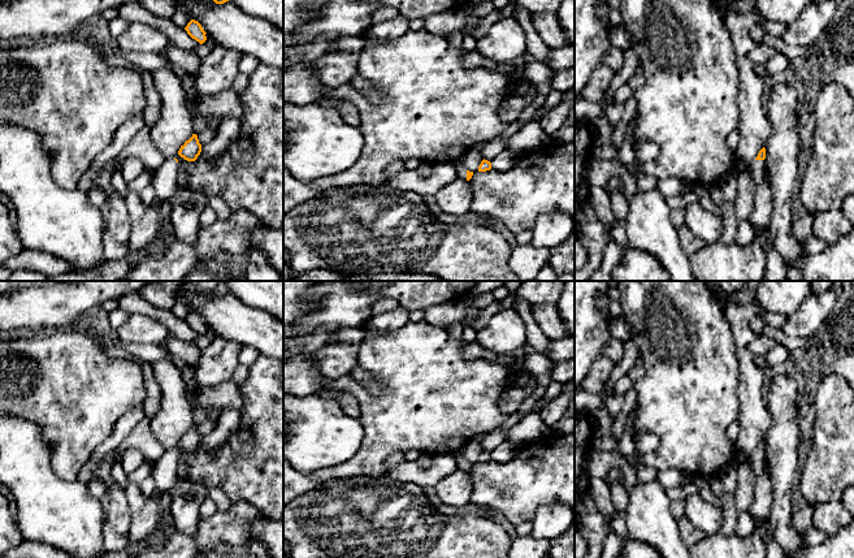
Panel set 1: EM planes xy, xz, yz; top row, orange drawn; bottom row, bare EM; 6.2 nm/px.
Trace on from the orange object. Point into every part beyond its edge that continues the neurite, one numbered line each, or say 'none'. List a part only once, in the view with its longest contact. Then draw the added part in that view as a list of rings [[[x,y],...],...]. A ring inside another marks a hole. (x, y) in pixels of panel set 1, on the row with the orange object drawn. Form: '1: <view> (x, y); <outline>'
1: xz (462, 172); [[[455,161],[455,163],[452,163],[452,164],[454,164],[455,169],[456,169],[458,178],[460,178],[460,179],[467,179],[467,169],[463,168],[463,166],[459,164],[459,161]]]

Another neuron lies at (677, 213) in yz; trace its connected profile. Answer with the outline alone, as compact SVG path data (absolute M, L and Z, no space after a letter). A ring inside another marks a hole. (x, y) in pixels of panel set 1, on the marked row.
M684 207L671 208L671 222L673 224L673 226L679 228L685 224L684 215L685 215Z

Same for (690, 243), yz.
M685 224L677 228L677 233L680 237L681 247L688 256L694 255L706 245L706 242L695 237Z

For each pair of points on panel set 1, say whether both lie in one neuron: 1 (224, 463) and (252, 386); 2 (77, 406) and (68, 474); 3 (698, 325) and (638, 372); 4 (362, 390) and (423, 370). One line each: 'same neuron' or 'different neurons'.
1: same neuron
2: same neuron
3: different neurons
4: same neuron

